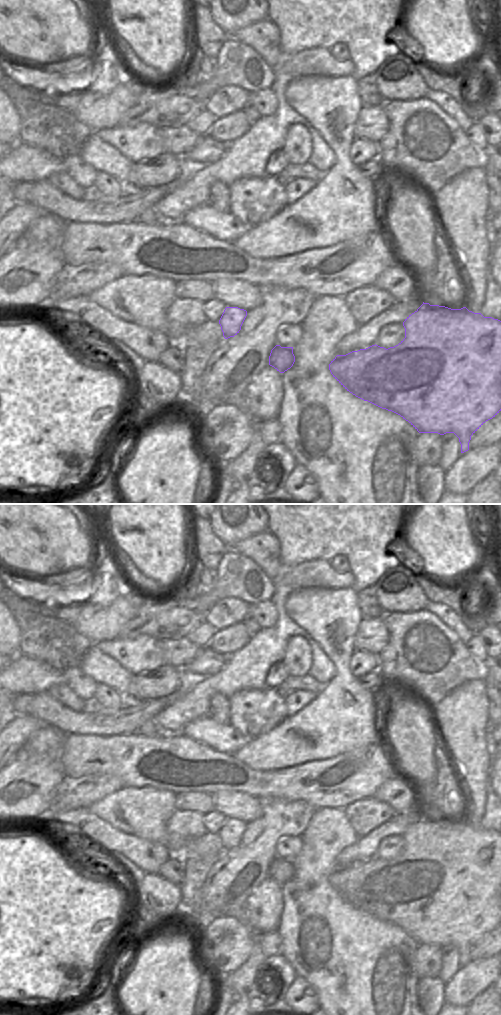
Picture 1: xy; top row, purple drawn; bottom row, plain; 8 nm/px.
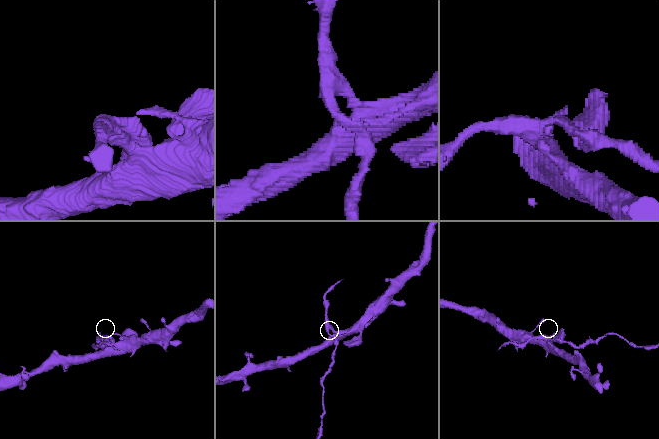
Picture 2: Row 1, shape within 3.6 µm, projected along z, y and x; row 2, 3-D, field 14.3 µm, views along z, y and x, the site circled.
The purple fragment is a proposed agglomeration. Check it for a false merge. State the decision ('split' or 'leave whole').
split

